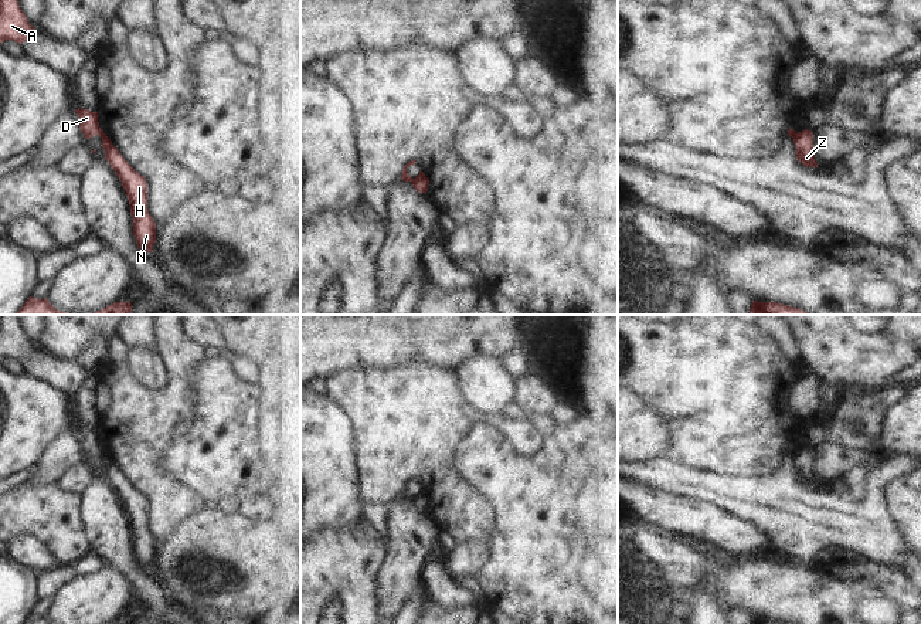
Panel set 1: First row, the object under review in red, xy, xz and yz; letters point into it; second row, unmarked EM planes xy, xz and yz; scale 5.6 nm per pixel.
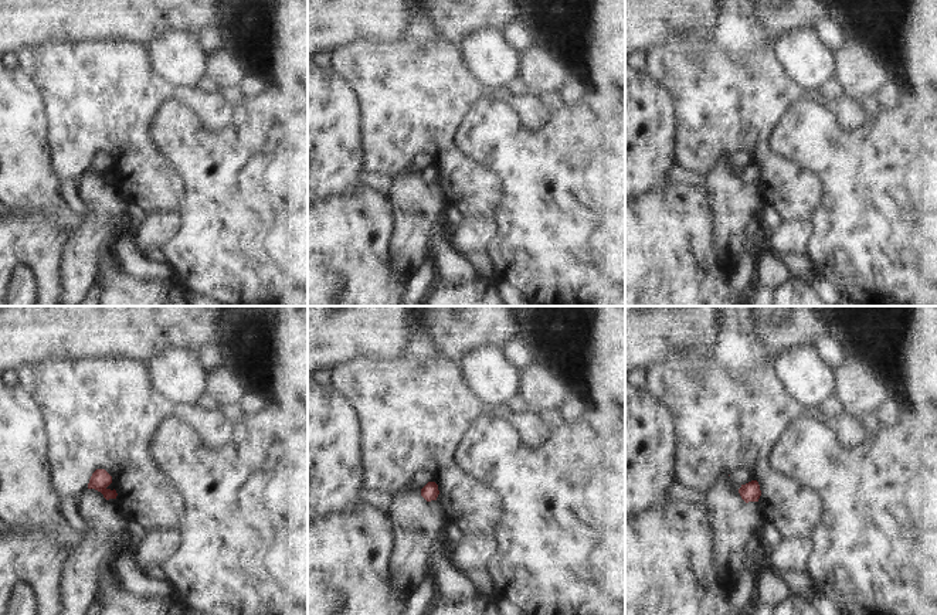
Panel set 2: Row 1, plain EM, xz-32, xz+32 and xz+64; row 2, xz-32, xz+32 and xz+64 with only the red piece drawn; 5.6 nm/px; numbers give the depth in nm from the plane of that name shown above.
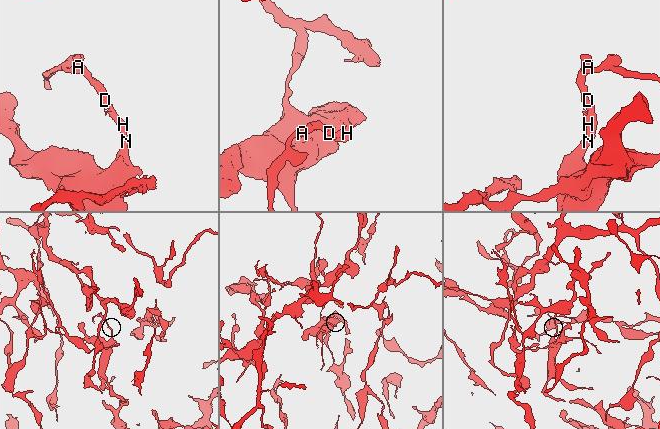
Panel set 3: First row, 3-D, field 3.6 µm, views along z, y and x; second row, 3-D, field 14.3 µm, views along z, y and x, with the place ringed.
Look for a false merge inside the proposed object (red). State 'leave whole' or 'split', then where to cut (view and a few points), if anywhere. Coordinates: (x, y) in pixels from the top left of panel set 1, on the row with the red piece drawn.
split | xy (104, 134), (101, 138)

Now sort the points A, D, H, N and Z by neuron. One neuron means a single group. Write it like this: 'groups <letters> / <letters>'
groups A D / H N Z

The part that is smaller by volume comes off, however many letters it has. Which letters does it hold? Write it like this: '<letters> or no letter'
A, D

